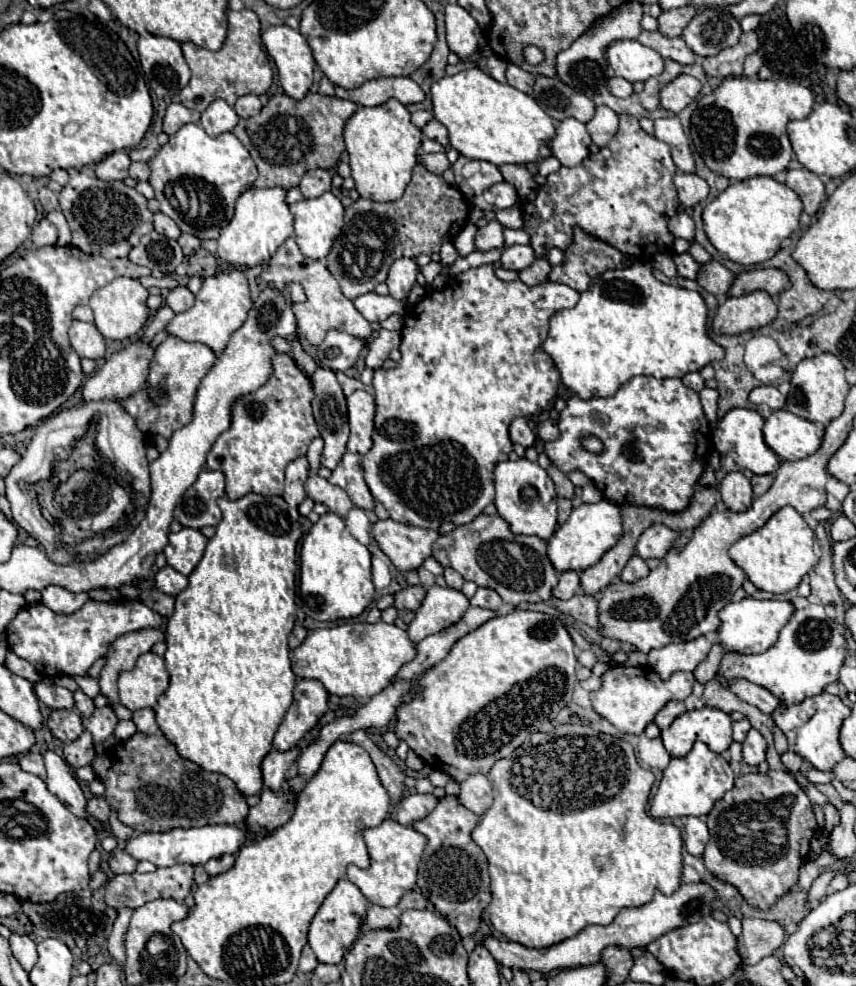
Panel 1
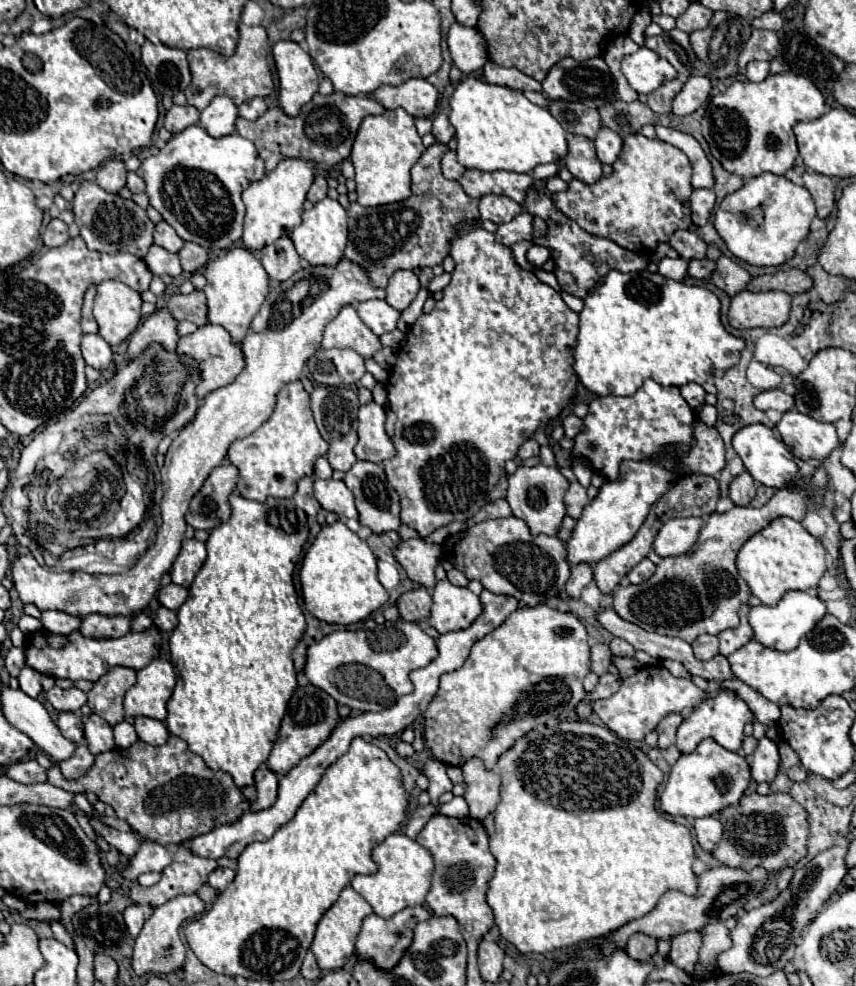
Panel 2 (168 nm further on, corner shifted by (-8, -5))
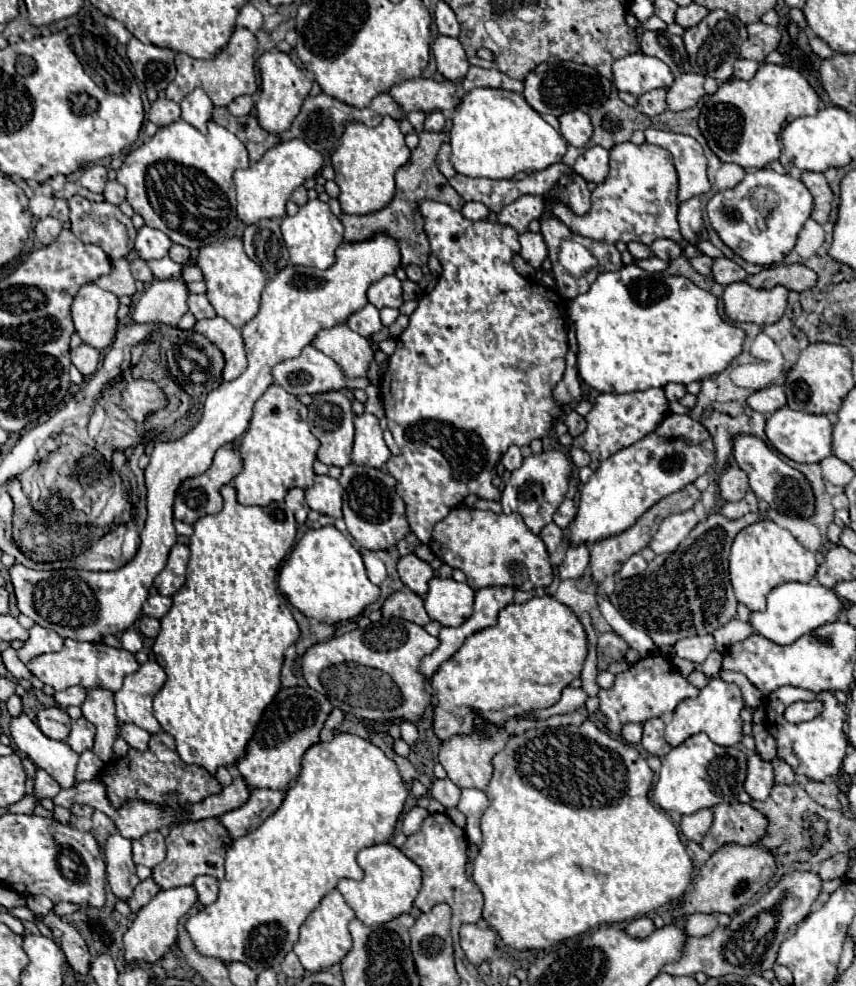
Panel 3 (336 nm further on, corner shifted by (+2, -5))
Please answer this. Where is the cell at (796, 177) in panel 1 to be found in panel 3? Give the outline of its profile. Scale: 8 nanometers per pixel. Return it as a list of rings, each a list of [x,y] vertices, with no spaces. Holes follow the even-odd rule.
[[[804,171],[800,181],[806,185],[806,189],[814,197],[812,219],[818,223],[826,223],[830,209],[832,209],[832,191],[828,187],[828,181],[824,179],[822,173],[810,173],[810,171]]]

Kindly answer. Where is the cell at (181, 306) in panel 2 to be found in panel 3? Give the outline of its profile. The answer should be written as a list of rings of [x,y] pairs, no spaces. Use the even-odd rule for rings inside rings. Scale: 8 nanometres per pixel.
[[[188,295],[188,311],[196,319],[206,319],[206,317],[214,317],[216,315],[212,311],[212,305],[208,303],[206,295]]]

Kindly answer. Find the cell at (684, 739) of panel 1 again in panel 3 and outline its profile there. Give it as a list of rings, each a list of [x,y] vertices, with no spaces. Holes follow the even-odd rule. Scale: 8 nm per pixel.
[[[712,677],[710,683],[704,689],[700,689],[698,697],[684,699],[676,707],[674,719],[666,725],[666,741],[668,745],[676,747],[684,743],[688,737],[704,731],[714,743],[722,747],[734,747],[742,739],[742,719],[740,719],[742,709],[744,709],[744,699],[740,687],[734,683],[726,683],[720,677]]]

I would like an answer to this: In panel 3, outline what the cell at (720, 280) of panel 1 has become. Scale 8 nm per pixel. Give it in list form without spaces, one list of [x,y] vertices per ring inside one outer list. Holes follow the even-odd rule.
[[[718,257],[718,259],[714,259],[714,265],[712,265],[712,277],[716,283],[726,287],[736,281],[746,281],[746,271],[740,265],[736,265],[734,261],[730,261],[726,257]]]

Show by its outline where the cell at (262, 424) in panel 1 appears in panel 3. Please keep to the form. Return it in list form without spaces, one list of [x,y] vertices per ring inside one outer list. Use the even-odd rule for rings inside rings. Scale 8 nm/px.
[[[276,383],[270,385],[256,401],[252,423],[236,441],[244,469],[234,477],[234,489],[242,505],[266,507],[272,501],[284,501],[294,483],[302,489],[308,489],[314,483],[312,463],[316,459],[320,441],[312,435],[306,423],[306,413],[306,405]]]

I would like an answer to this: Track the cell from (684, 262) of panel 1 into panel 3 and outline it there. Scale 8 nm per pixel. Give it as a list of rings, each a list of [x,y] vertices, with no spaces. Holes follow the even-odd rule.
[[[696,255],[690,259],[690,265],[700,273],[700,275],[710,275],[712,269],[712,259],[706,255]]]

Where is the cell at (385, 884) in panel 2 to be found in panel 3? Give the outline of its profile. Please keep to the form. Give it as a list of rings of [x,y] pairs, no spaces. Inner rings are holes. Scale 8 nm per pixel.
[[[380,843],[362,849],[358,853],[358,865],[364,869],[364,879],[362,881],[342,879],[336,889],[344,895],[346,903],[356,911],[356,917],[364,925],[380,925],[392,921],[396,915],[410,913],[422,881],[420,867],[416,863],[412,863],[392,843]]]

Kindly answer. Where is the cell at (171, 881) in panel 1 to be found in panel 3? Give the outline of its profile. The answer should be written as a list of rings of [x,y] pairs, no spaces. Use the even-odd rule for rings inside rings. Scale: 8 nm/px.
[[[218,817],[202,821],[184,821],[180,823],[180,827],[176,825],[170,829],[170,835],[166,837],[166,849],[168,849],[166,859],[152,869],[152,879],[162,891],[182,885],[192,885],[198,875],[214,875],[216,879],[222,879],[224,857],[230,843],[232,841],[224,831],[224,827],[220,827]]]

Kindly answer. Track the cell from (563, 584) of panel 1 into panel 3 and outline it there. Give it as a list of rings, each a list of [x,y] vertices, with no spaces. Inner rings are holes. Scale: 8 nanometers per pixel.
[[[580,545],[580,547],[568,547],[566,551],[566,559],[564,563],[558,567],[558,575],[560,579],[578,579],[586,573],[586,567],[590,563],[590,553],[588,553],[588,545]]]

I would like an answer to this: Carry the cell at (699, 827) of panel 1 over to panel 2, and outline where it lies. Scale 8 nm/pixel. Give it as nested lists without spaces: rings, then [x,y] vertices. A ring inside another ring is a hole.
[[[718,817],[696,819],[694,829],[696,829],[696,839],[698,839],[700,847],[706,851],[712,851],[718,845],[718,841],[722,839],[722,823],[718,821]]]

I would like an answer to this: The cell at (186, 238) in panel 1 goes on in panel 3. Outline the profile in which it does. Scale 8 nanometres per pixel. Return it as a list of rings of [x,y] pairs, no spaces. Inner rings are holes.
[[[172,245],[170,259],[180,263],[180,265],[186,265],[186,263],[190,263],[190,251],[186,247],[182,247],[182,245]]]

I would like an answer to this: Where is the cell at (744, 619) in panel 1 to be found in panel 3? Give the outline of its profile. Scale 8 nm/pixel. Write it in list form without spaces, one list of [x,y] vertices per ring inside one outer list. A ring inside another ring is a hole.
[[[782,583],[774,587],[768,595],[768,607],[764,611],[750,613],[750,625],[756,633],[762,637],[778,643],[778,645],[790,645],[800,635],[836,621],[836,615],[840,611],[840,599],[832,589],[820,587],[818,583]]]

